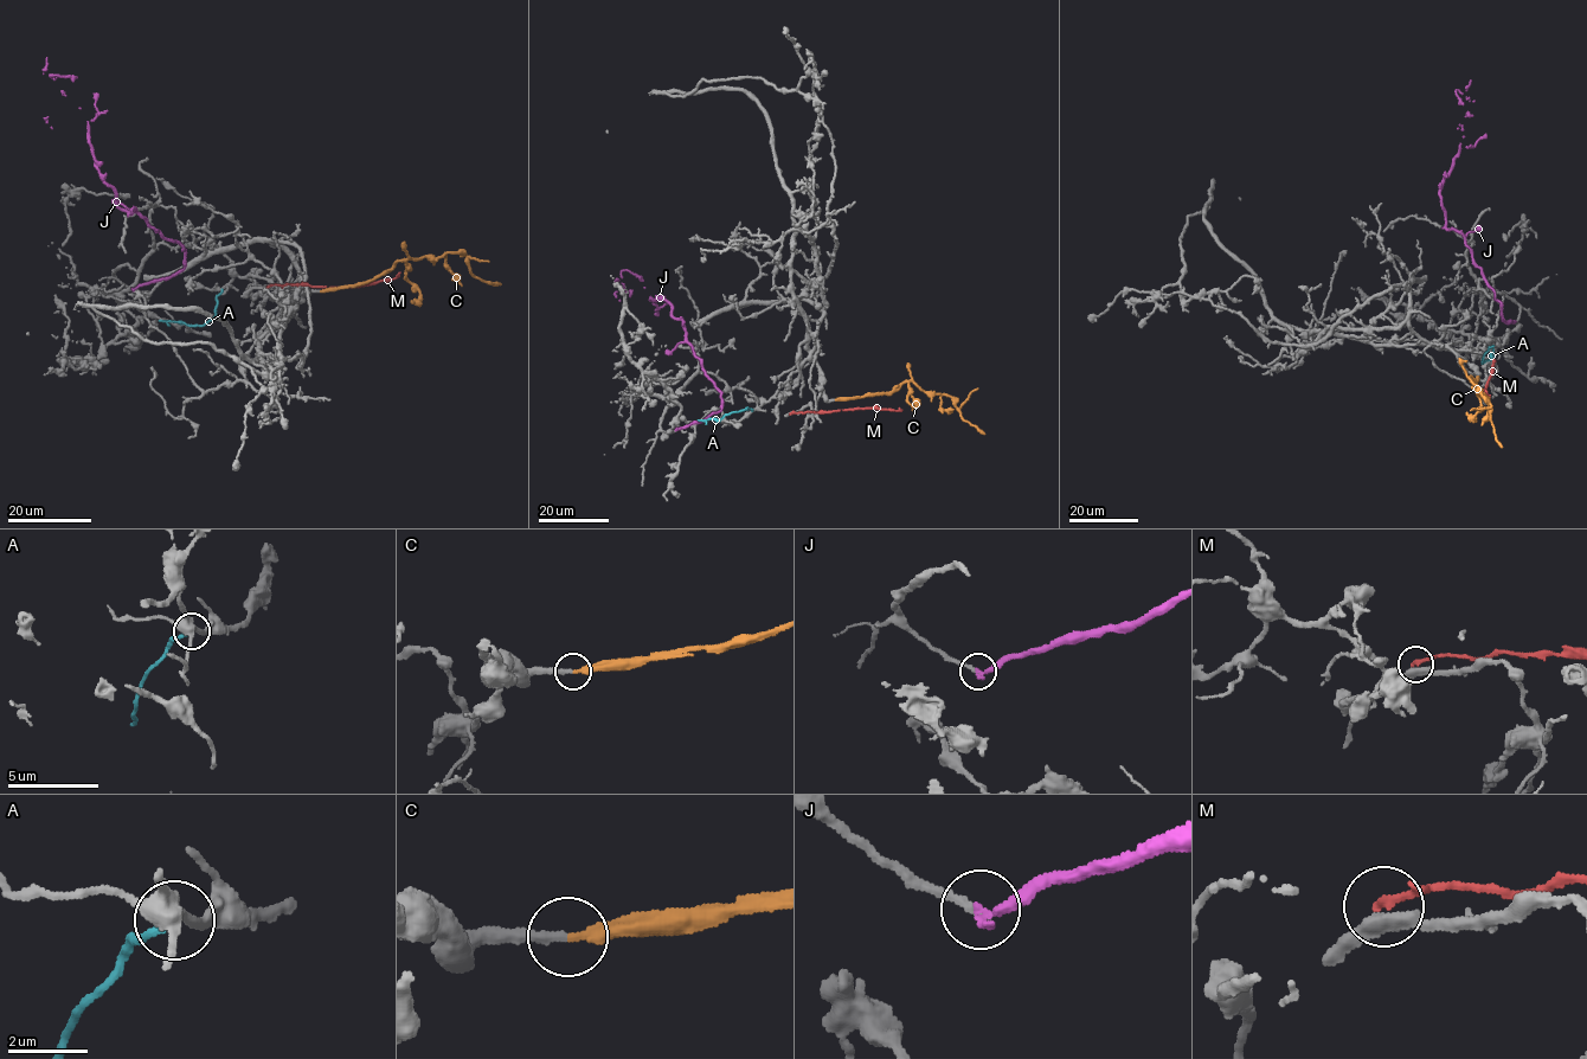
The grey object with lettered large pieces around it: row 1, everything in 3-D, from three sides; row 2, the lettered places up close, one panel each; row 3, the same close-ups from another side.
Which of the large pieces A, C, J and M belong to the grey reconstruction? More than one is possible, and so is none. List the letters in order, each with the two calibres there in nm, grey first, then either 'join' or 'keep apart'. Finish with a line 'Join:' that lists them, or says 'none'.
A: 280 nm thick on the grey side, 170 nm on the other; keep apart
C: 260 nm thick on the grey side, 280 nm on the other; join
J: 260 nm thick on the grey side, 240 nm on the other; keep apart
M: 360 nm thick on the grey side, 200 nm on the other; keep apart
Join: C

